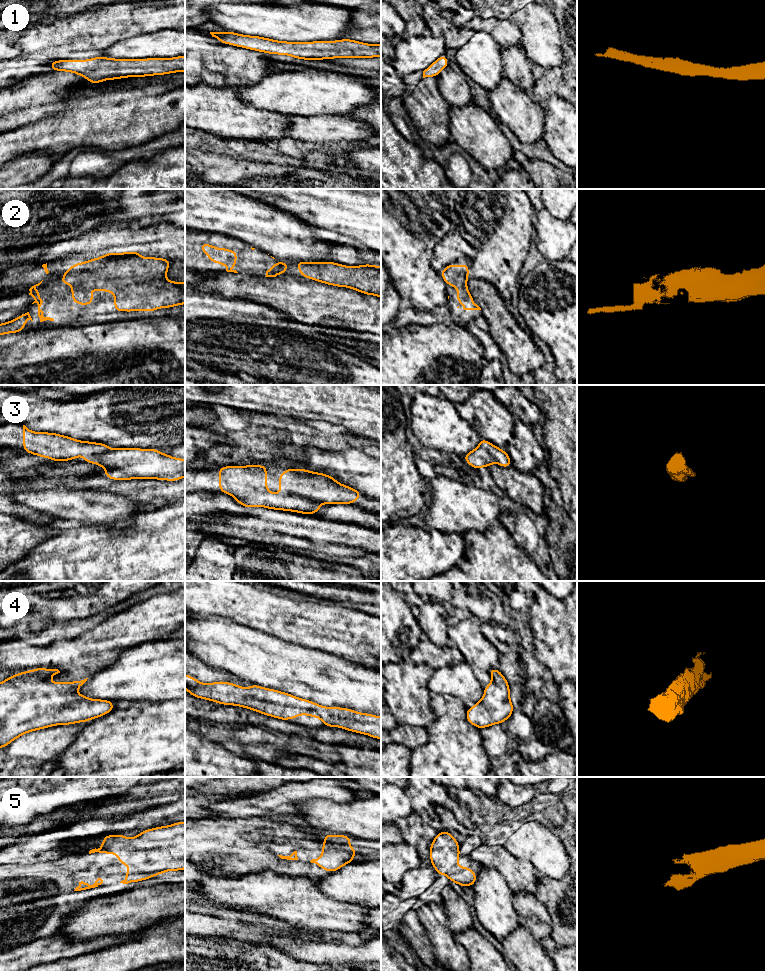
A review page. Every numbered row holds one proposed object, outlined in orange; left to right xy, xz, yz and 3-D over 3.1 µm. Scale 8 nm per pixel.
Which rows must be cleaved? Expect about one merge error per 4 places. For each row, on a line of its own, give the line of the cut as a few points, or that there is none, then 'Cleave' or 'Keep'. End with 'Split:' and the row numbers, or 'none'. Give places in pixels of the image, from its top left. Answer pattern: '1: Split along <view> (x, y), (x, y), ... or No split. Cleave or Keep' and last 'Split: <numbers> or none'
1: No split. Keep
2: No split. Keep
3: No split. Keep
4: No split. Keep
5: No split. Keep
Split: none

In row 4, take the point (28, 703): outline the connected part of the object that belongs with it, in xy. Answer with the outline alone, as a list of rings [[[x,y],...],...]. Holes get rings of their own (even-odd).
[[[36,668],[14,674],[0,682],[0,748],[5,748],[20,736],[40,729],[88,722],[115,709],[113,701],[91,699],[76,692],[87,681],[52,683],[50,677],[58,669]]]

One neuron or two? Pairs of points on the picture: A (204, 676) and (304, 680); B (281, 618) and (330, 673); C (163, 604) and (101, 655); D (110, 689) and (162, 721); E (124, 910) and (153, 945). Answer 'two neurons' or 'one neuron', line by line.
A: two neurons
B: two neurons
C: one neuron
D: two neurons
E: two neurons

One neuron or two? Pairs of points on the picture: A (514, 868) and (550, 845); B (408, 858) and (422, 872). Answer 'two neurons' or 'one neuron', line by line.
A: two neurons
B: two neurons

